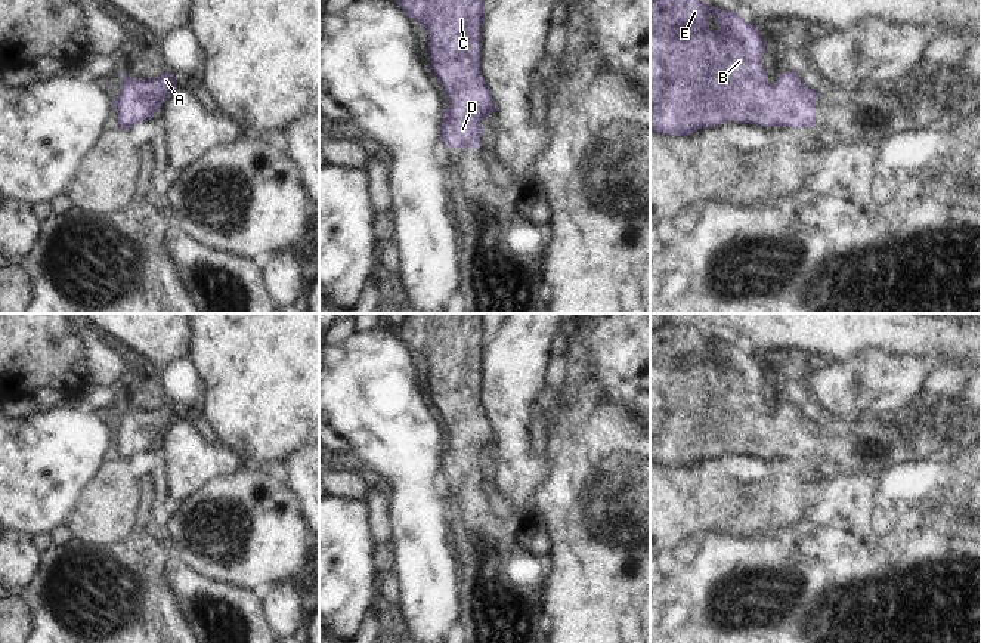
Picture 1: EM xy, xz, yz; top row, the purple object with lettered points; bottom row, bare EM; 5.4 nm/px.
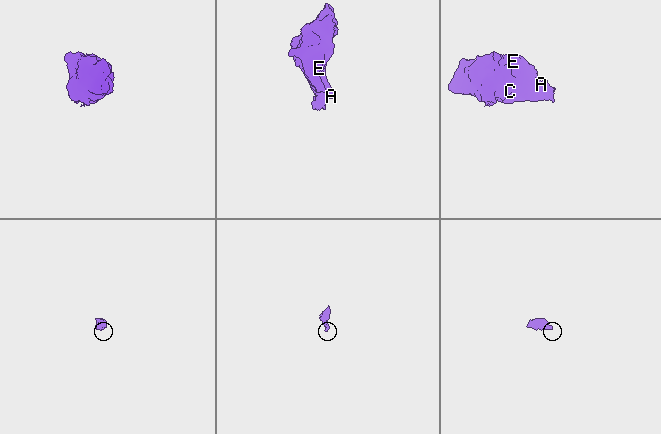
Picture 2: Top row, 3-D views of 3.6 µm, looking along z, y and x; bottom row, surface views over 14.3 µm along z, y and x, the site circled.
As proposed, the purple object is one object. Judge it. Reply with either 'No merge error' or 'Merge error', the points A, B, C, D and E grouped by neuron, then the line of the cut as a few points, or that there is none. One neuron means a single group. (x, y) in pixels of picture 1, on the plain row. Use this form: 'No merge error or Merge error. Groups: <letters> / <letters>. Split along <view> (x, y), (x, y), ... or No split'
No merge error. Groups: A B C D E. No split

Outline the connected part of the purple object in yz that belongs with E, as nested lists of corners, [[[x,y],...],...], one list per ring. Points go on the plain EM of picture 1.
[[[665,325],[650,331],[650,463],[669,467],[688,467],[702,458],[715,458],[725,452],[739,452],[758,455],[762,458],[787,457],[792,460],[814,458],[816,455],[816,430],[818,423],[808,420],[796,402],[777,406],[777,414],[770,415],[767,402],[762,396],[762,386],[767,374],[761,370],[755,355],[746,355],[736,341],[724,343],[715,337],[699,333],[694,327]]]

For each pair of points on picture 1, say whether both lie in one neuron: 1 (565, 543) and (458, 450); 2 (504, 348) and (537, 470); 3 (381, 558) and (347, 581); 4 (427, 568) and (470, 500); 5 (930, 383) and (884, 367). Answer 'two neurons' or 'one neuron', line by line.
1: two neurons
2: one neuron
3: two neurons
4: two neurons
5: two neurons

